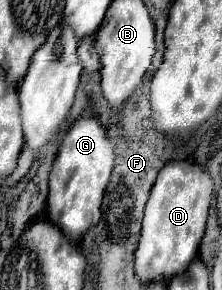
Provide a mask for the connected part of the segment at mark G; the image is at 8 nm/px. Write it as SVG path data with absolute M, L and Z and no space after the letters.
M86 109L64 135L50 171L48 217L58 223L58 227L62 227L62 231L66 231L66 235L70 235L74 241L78 241L90 225L96 225L100 221L102 195L110 181L114 157L114 145L108 141L106 129L98 117Z

